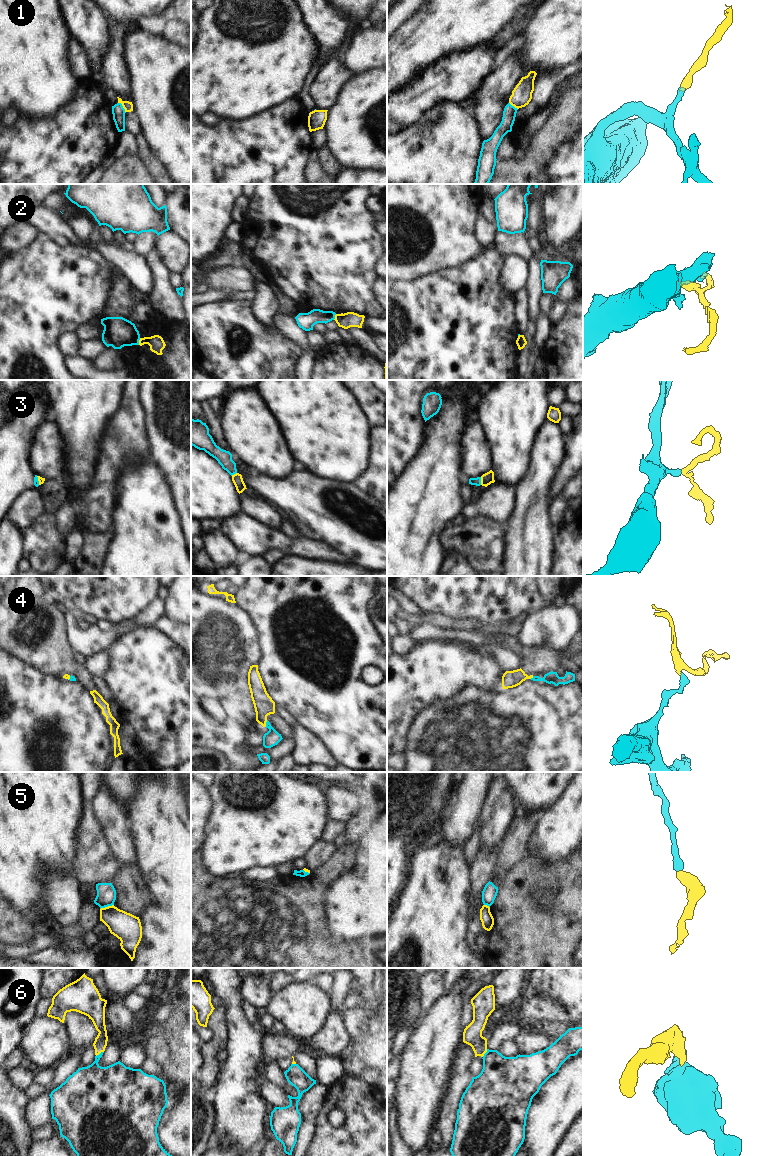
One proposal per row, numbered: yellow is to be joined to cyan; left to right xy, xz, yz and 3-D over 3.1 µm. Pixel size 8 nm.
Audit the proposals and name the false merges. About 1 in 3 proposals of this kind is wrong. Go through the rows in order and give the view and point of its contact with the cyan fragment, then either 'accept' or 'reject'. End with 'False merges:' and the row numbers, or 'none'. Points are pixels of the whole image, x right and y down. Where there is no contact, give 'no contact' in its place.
1: xy (122, 107) | reject
2: xy (138, 341) | reject
3: yz (480, 481) | accept
4: xz (266, 723) | accept
5: xy (106, 906) | reject
6: xy (100, 1053) | accept
False merges: 1, 2, 5

